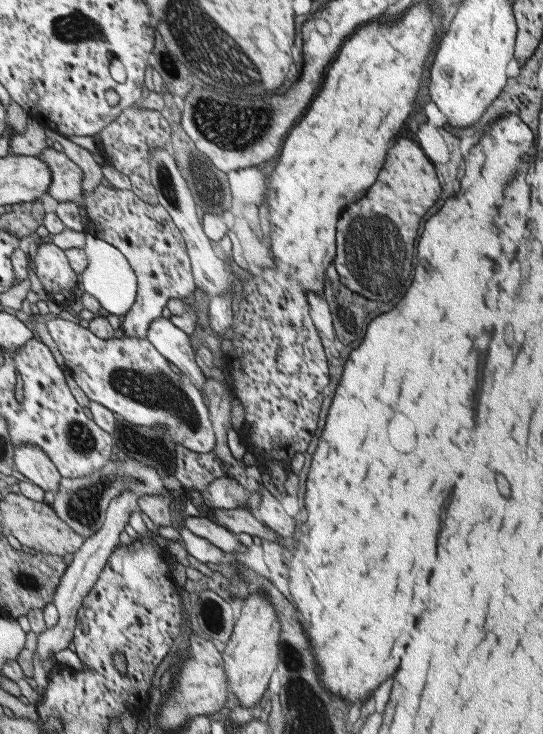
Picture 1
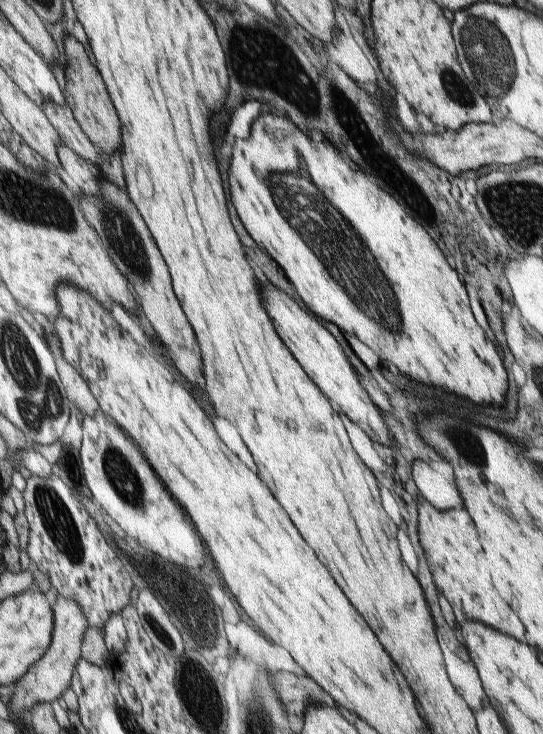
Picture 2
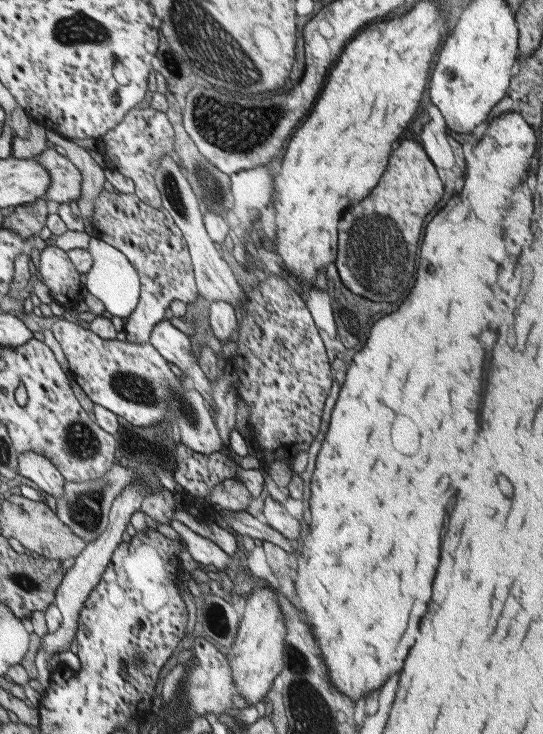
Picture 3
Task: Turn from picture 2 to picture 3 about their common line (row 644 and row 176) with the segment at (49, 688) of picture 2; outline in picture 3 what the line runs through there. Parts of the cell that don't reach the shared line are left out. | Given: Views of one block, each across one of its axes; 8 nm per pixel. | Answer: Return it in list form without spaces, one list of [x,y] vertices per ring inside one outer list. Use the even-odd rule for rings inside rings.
[[[54,148],[39,154],[36,159],[45,165],[52,177],[49,200],[61,204],[80,200],[83,195],[82,171],[73,160]]]

